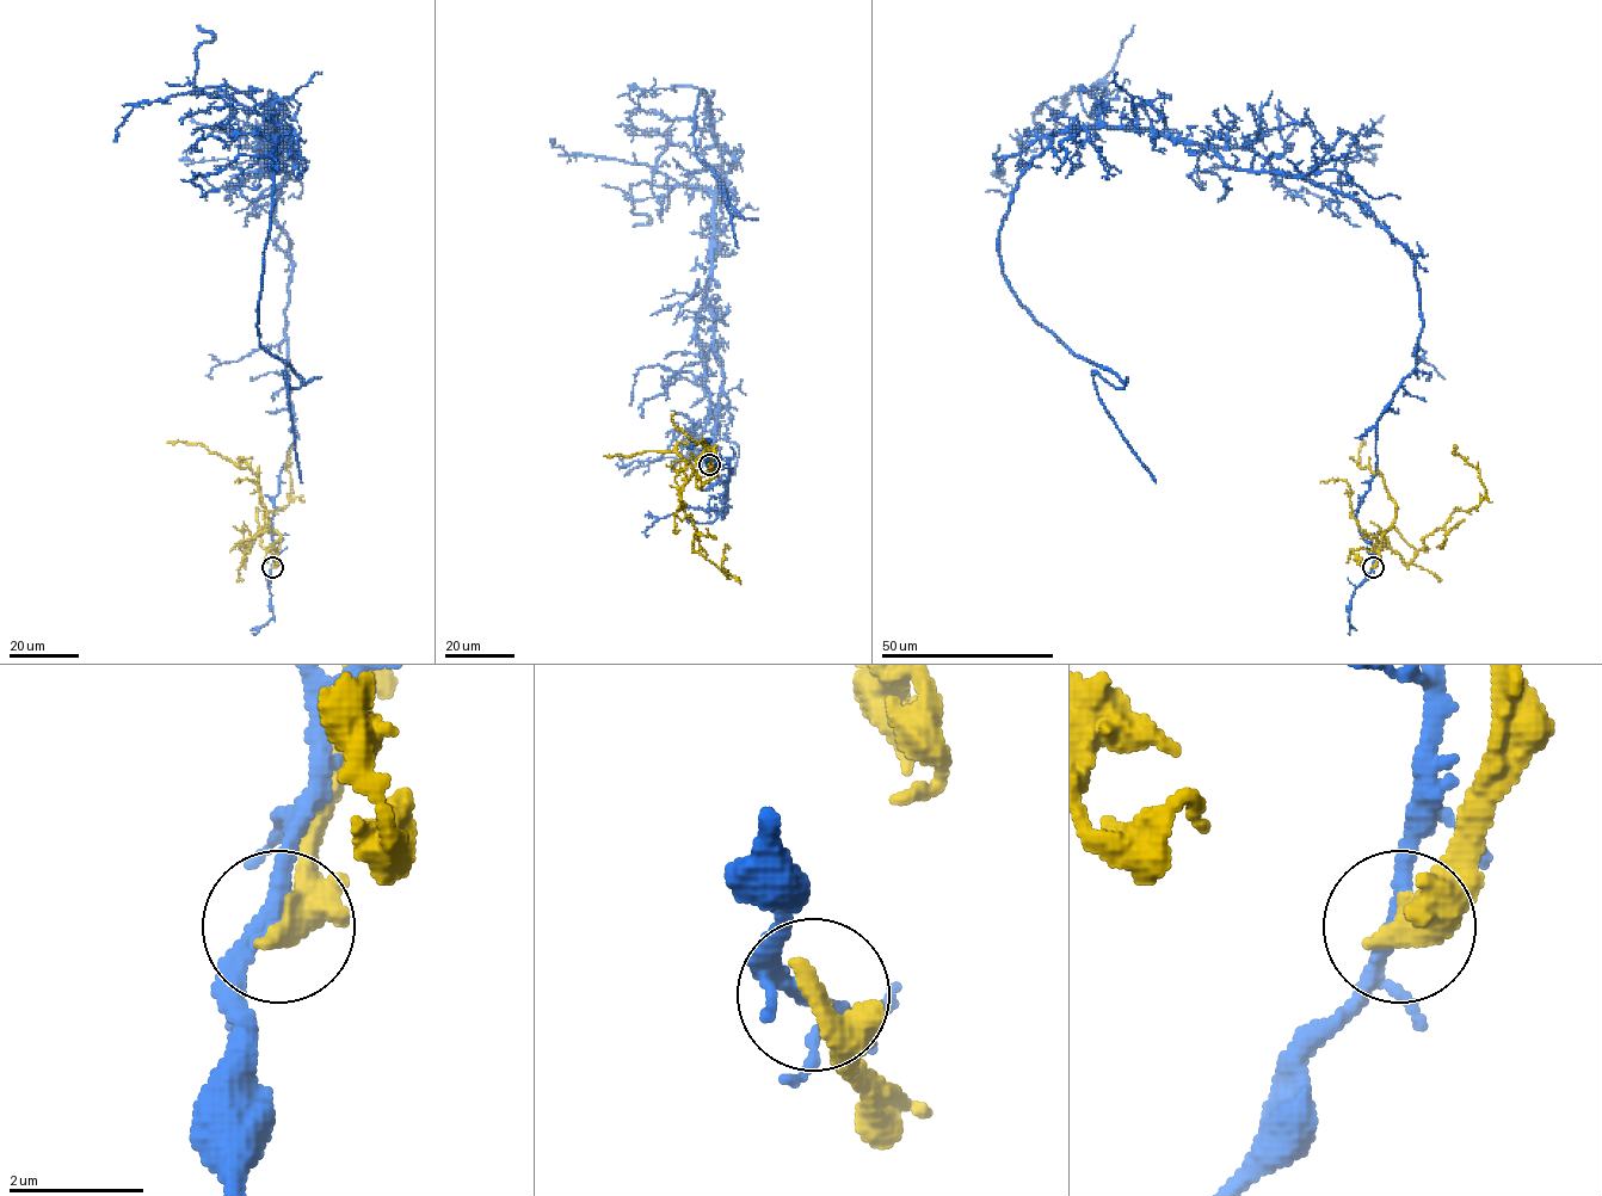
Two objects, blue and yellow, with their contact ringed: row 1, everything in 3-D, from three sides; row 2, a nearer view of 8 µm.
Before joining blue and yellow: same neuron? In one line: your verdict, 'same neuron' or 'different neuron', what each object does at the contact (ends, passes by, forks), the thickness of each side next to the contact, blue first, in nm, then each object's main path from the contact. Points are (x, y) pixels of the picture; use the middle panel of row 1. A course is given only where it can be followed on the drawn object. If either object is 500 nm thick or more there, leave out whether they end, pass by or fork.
different neuron | blue forks | yellow passes by | 200/360 nm | blue via (709, 464), (709, 448), (731, 468), (722, 516), (706, 300), (721, 149), (701, 91), (695, 154), (738, 248) | yellow via (709, 464), (716, 474), (703, 481), (694, 473), (681, 507), (696, 529), (692, 549), (727, 578), (728, 546)

